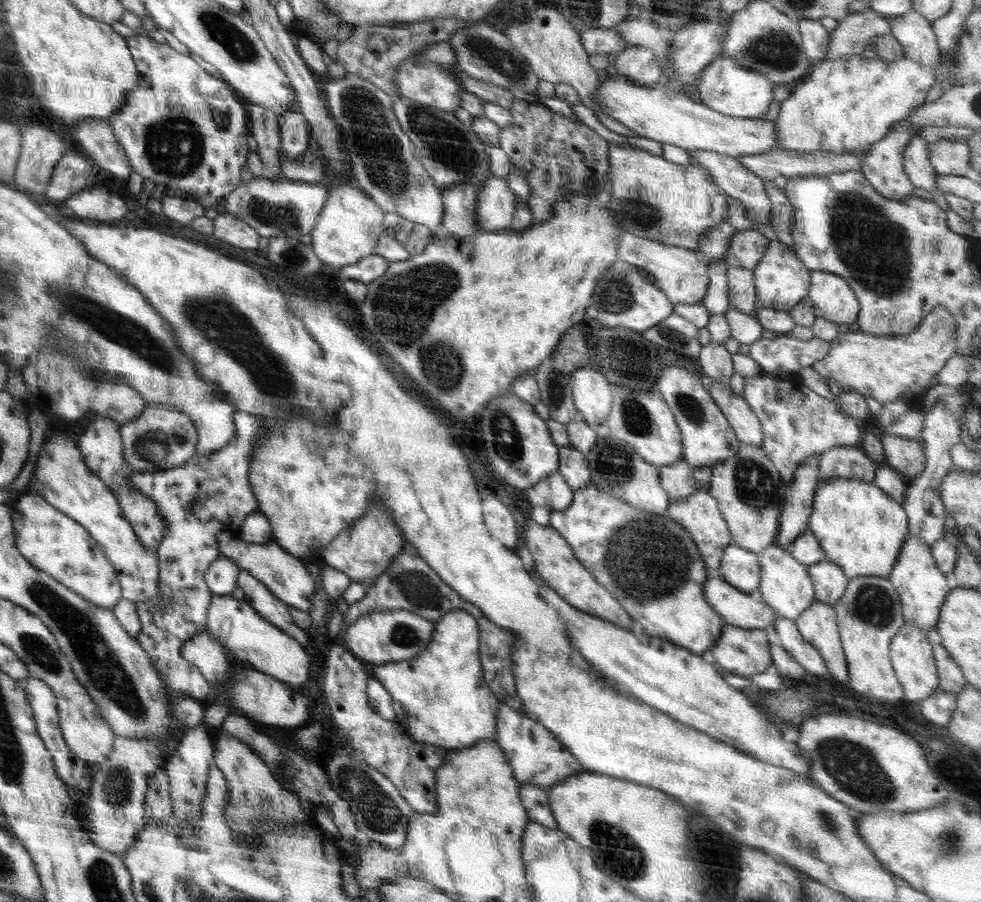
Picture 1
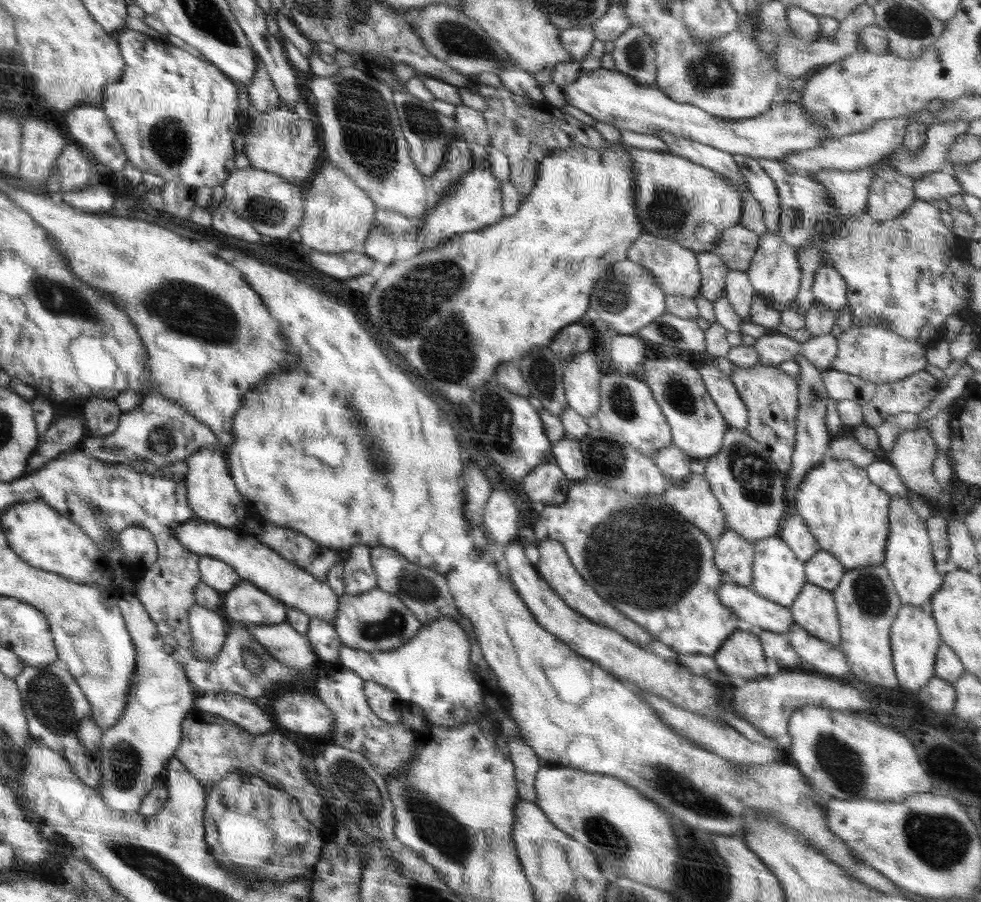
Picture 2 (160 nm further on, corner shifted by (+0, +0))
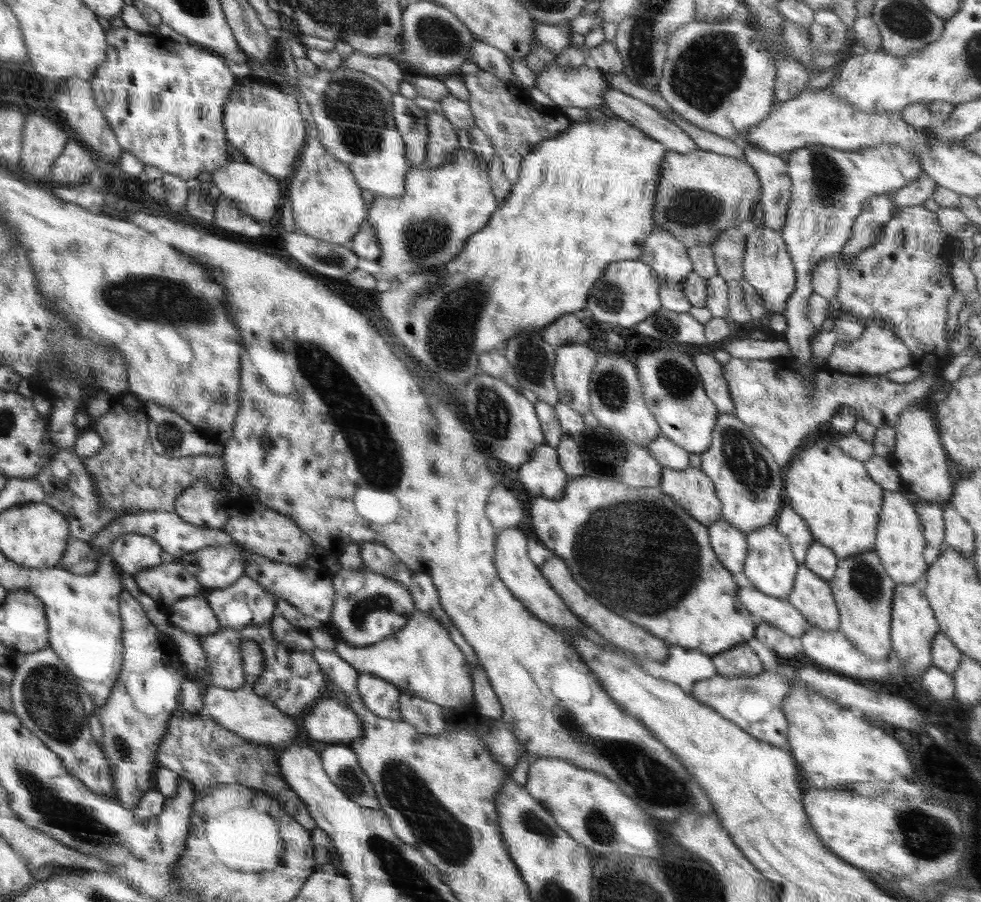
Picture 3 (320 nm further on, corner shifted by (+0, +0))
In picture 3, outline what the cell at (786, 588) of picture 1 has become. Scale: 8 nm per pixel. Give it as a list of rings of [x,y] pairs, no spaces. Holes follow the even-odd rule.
[[[773,525],[763,526],[745,535],[748,554],[743,566],[744,576],[752,582],[754,589],[770,595],[786,599],[794,586],[794,579],[799,562],[791,552],[789,540],[777,531]]]

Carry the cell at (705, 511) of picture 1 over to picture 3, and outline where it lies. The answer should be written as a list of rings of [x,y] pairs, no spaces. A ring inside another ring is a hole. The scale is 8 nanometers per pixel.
[[[664,469],[660,490],[672,497],[694,520],[709,527],[721,518],[721,502],[714,484],[701,469]]]

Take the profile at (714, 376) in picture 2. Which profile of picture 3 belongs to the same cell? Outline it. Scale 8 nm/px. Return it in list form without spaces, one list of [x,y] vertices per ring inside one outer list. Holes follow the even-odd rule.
[[[710,351],[695,353],[693,363],[701,376],[705,393],[717,407],[717,410],[722,414],[734,416],[736,409],[734,409],[726,379],[723,377],[722,364],[714,358]]]

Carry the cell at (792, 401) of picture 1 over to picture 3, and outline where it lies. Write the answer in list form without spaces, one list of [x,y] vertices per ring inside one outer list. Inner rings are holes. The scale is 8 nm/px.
[[[731,357],[722,364],[722,368],[736,418],[751,430],[751,434],[783,469],[796,457],[797,448],[815,433],[820,424],[829,422],[840,407],[850,407],[856,417],[876,428],[894,427],[904,410],[917,406],[921,398],[934,393],[940,386],[940,379],[931,376],[920,375],[904,385],[890,381],[886,375],[842,373],[834,367],[824,366],[815,369],[815,391],[811,393],[805,387],[801,374],[791,364],[781,367],[772,359]]]

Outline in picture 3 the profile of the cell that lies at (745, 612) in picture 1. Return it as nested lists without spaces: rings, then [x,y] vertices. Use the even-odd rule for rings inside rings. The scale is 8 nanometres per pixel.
[[[739,587],[737,595],[743,607],[756,621],[762,620],[777,626],[790,636],[800,637],[812,627],[787,599],[771,597],[759,590],[746,587]]]

